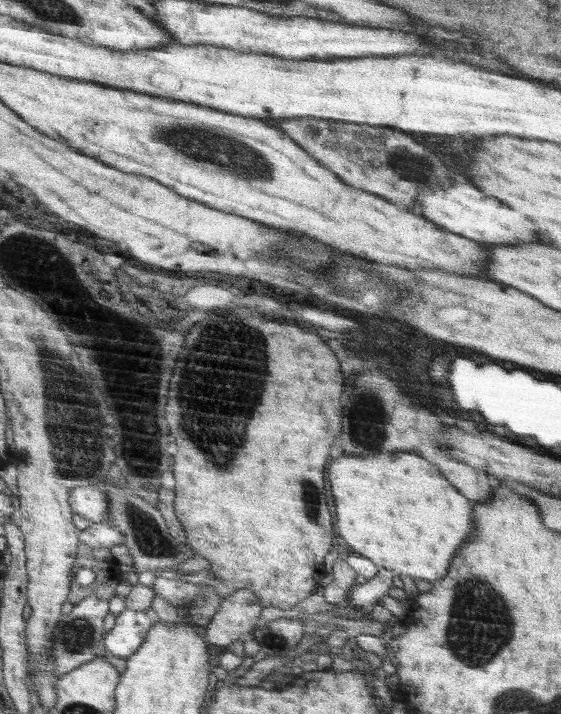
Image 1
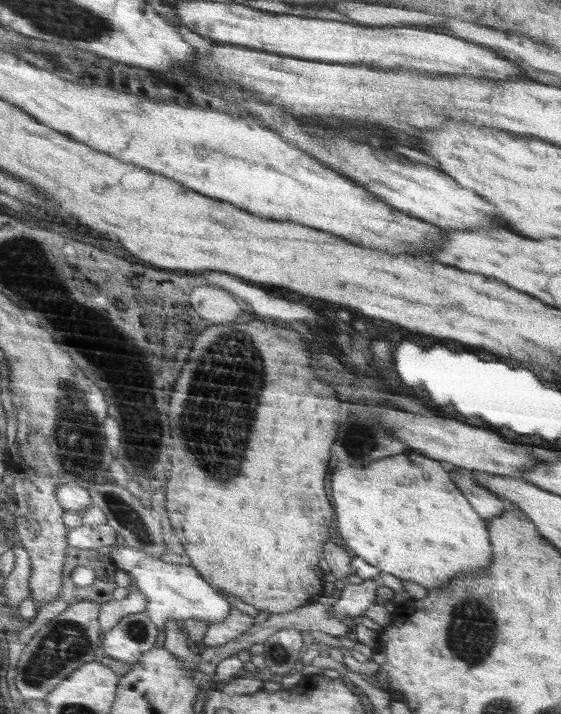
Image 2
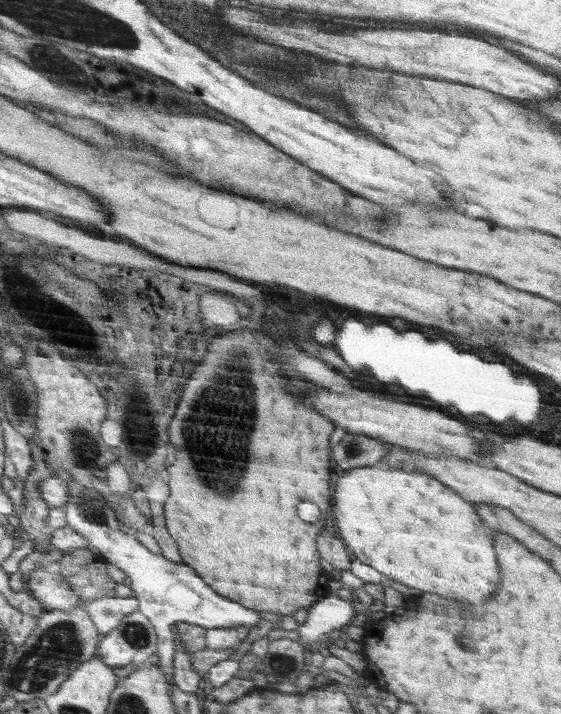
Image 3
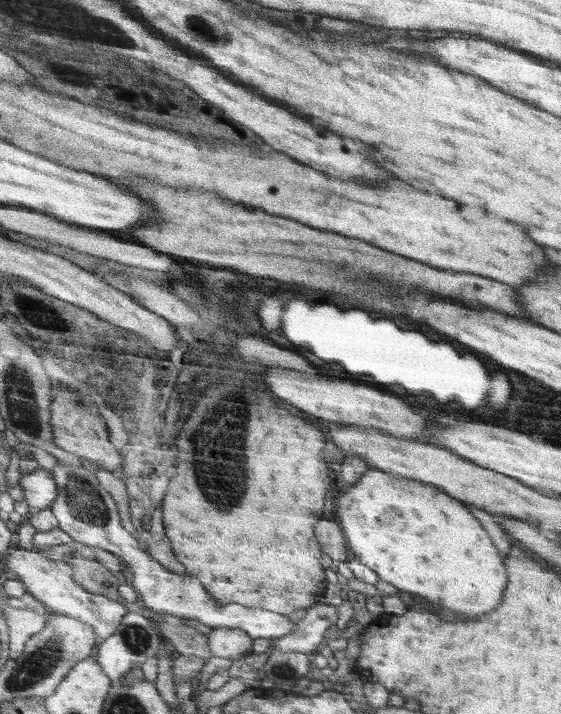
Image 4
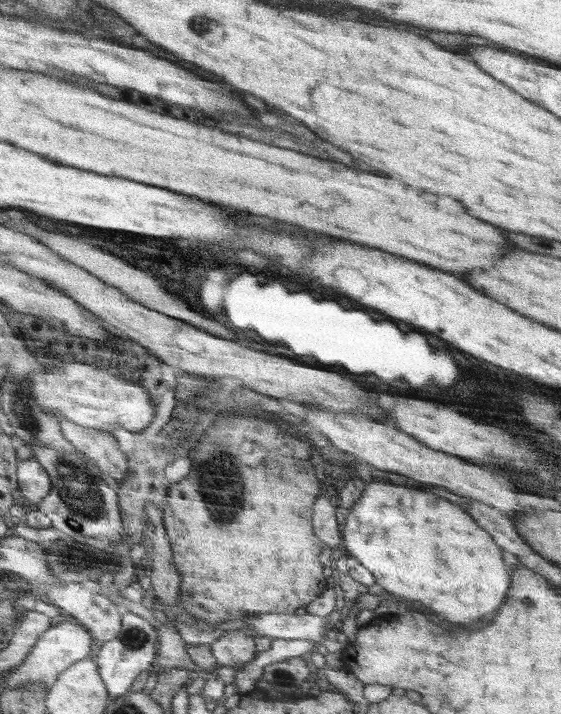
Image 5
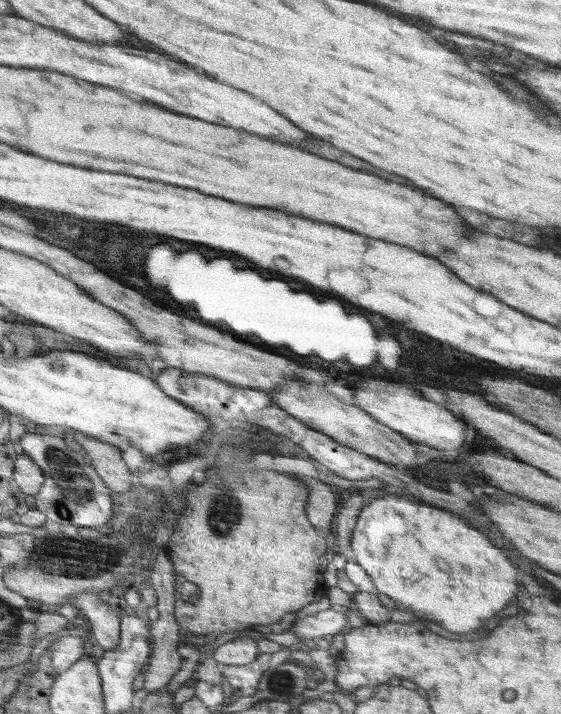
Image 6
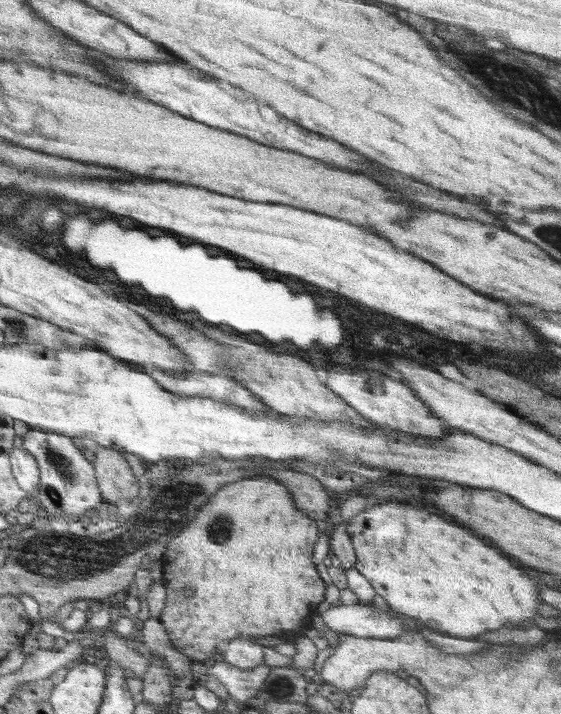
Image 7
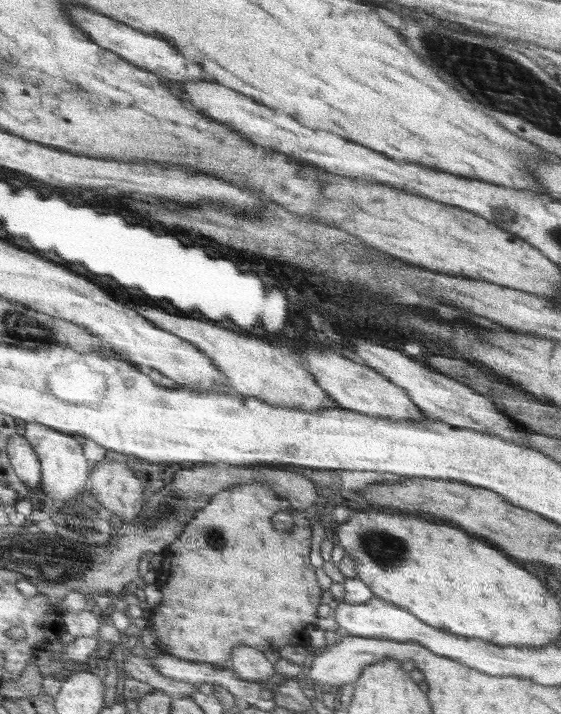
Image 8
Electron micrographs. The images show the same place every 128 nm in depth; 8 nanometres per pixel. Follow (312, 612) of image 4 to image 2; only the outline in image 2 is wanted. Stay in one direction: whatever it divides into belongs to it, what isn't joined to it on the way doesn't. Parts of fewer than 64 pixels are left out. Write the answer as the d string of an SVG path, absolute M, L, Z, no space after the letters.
M380 577L363 581L361 584L342 584L338 589L336 603L333 606L327 606L329 613L341 621L345 621L348 616L362 615L375 603L376 590L381 584Z

